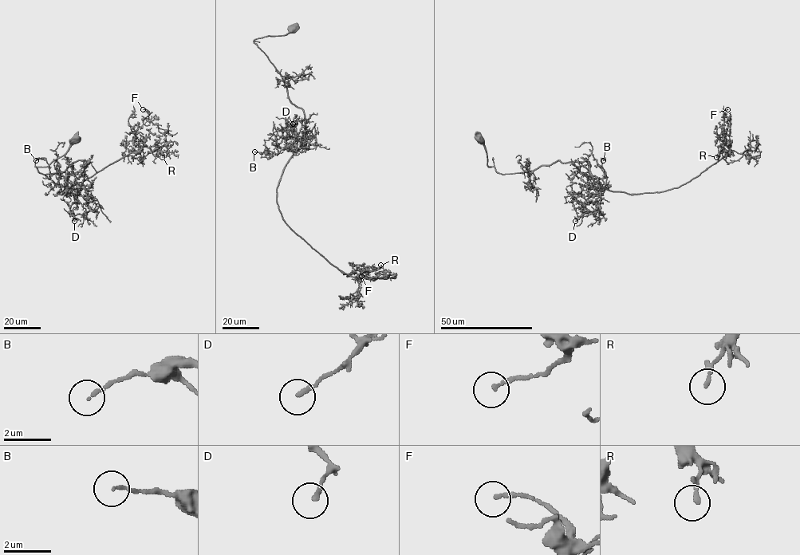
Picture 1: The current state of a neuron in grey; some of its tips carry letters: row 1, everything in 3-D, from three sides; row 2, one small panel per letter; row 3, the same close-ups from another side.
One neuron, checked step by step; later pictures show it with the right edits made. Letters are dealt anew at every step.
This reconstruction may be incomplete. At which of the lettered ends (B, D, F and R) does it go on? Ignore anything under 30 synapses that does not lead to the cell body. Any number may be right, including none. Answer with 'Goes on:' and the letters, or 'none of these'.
Goes on: none of these

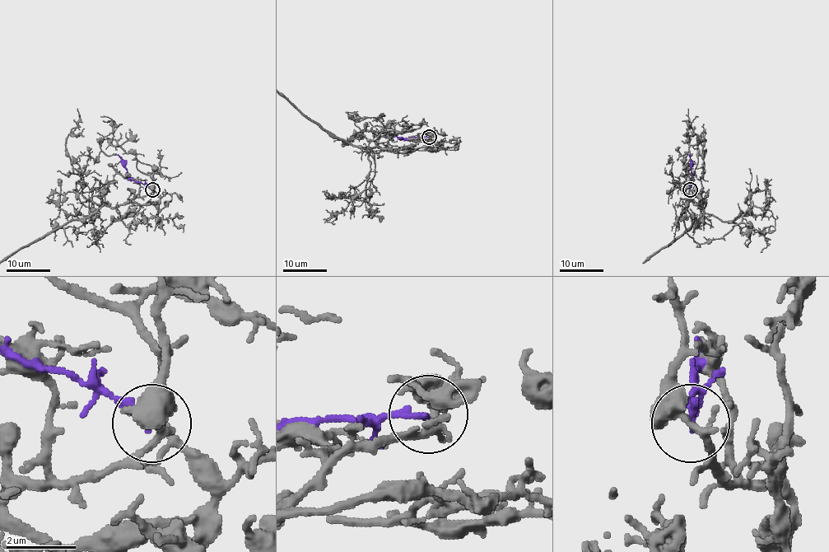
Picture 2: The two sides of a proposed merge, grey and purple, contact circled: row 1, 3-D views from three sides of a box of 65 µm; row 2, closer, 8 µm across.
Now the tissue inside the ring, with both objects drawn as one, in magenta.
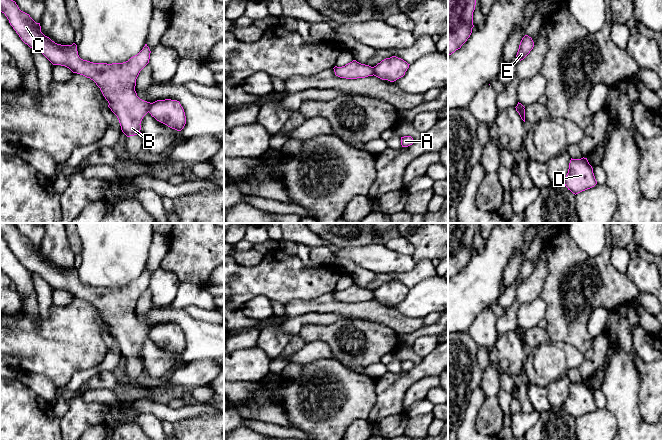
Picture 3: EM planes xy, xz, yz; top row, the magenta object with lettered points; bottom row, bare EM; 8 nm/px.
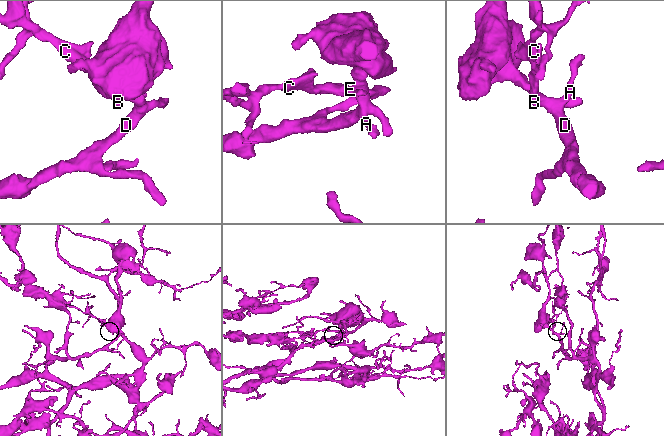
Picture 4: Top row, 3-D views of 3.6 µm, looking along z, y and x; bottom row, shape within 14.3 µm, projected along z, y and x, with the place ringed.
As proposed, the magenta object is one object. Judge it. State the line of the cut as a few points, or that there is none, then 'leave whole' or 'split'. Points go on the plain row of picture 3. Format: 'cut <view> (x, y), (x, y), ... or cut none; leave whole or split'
cut xy (151, 327), (147, 335); split

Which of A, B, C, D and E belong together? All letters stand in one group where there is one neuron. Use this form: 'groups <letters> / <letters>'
groups A D / B C E

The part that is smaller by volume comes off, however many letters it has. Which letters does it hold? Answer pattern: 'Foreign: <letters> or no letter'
Foreign: B, C, E

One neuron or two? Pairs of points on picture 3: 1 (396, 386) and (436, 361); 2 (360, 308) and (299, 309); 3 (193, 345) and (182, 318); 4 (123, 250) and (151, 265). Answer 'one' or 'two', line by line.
1: one
2: one
3: one
4: two

